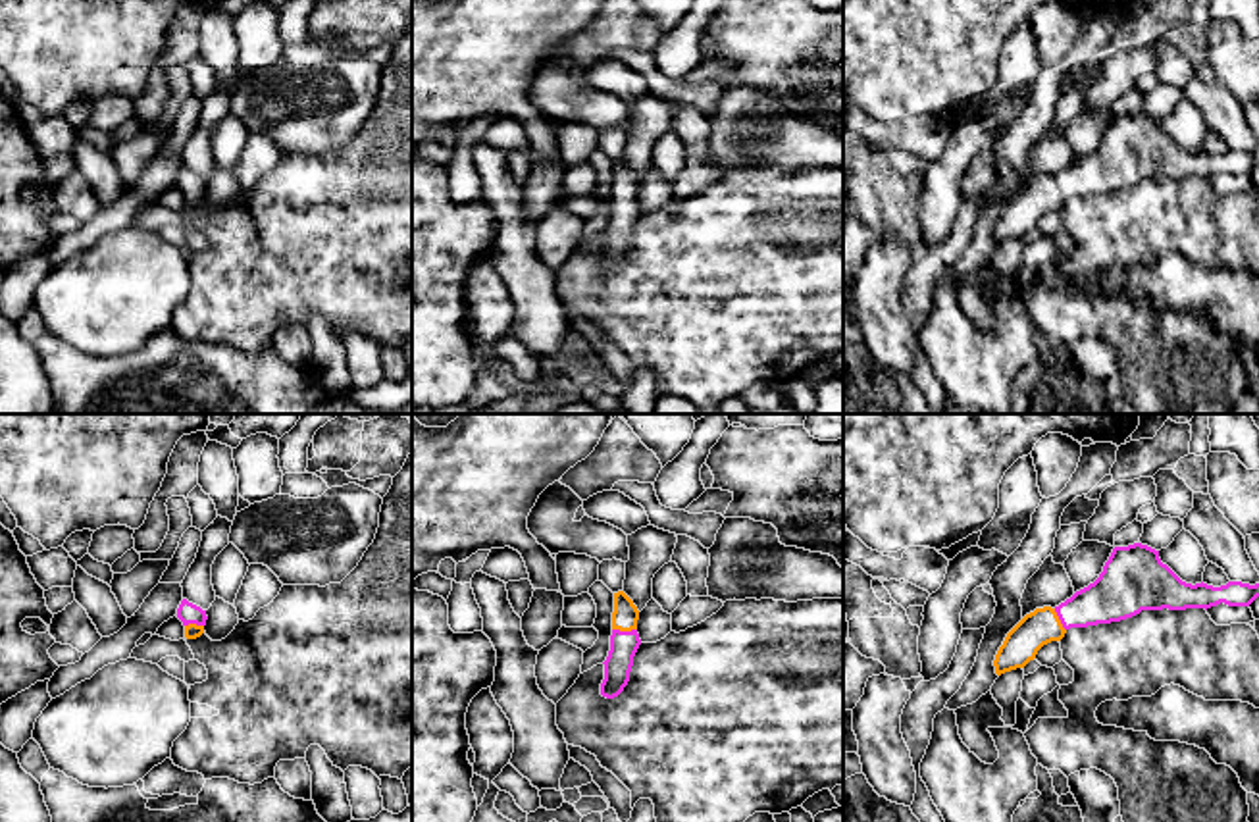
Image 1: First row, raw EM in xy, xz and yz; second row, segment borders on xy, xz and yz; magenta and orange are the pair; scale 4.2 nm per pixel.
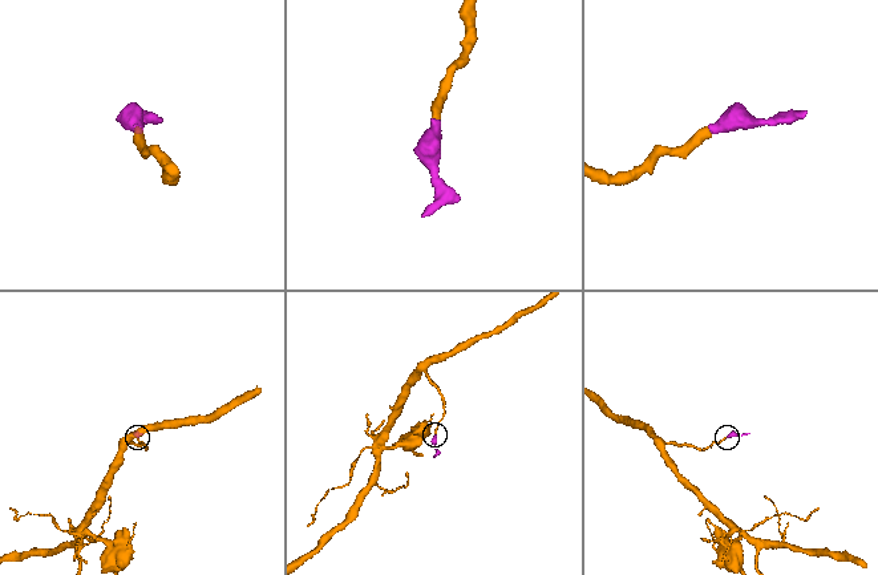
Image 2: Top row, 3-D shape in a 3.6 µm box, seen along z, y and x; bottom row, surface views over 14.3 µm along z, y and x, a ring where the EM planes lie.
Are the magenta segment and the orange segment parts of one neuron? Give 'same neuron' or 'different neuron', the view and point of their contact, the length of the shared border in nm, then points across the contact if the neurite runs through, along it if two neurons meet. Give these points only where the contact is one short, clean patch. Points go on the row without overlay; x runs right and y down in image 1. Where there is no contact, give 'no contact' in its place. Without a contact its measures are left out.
same neuron; meets magenta in xz at (624, 201); contact 100 nm long; runs through xz (624, 214), (624, 201), (626, 183)

